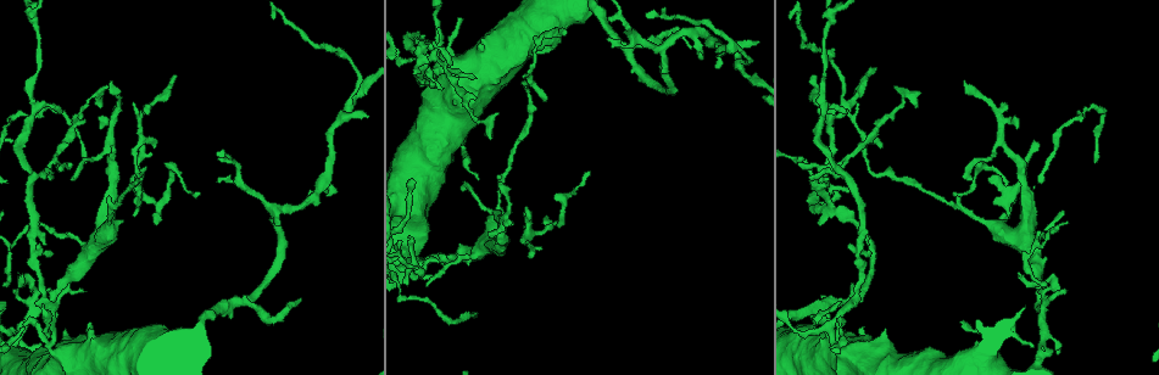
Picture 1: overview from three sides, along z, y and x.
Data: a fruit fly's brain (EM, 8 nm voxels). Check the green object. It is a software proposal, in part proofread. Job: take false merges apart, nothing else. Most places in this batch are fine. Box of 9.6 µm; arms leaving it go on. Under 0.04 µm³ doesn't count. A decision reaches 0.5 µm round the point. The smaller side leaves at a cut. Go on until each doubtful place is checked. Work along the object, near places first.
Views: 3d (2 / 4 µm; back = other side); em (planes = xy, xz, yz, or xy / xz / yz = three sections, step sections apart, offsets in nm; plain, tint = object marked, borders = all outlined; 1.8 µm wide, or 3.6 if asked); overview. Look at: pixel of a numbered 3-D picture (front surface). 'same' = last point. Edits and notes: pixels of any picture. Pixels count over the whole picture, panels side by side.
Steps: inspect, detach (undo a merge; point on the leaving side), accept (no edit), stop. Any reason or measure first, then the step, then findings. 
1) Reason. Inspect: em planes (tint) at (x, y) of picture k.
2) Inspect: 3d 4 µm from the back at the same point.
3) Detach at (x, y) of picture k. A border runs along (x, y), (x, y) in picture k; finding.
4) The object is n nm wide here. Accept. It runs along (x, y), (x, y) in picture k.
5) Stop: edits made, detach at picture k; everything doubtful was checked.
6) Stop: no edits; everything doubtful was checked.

Sharp bend. Inspect: em 3.6 µm planes (borders) at (850, 352) of picture 1.

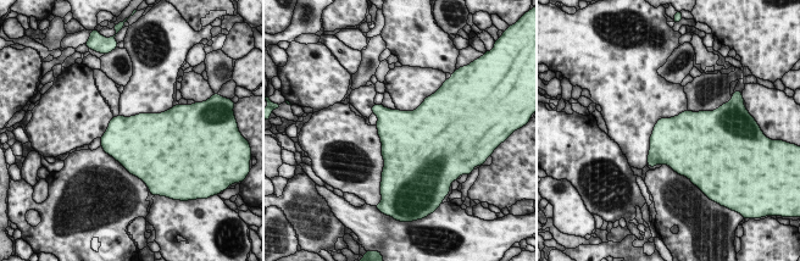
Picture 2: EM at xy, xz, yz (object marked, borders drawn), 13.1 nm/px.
Accept. All the same neuron.

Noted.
Arms part here. Inspect: 3d 2 µm at (237, 303) of picture 1.

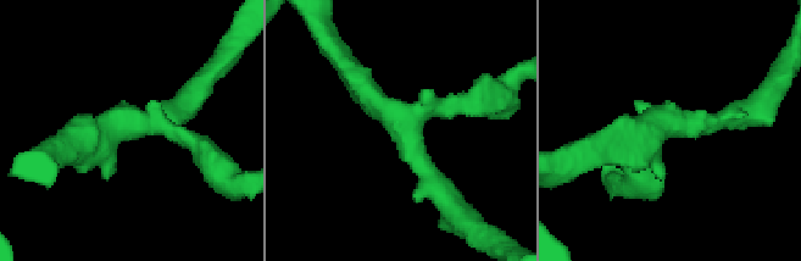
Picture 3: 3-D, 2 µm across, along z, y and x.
3 arms meet here; the arms are 200, 220, 240 nm wide; need the tissue. Inspect: em yz step 8 (tint) at (396, 122) of picture 3.

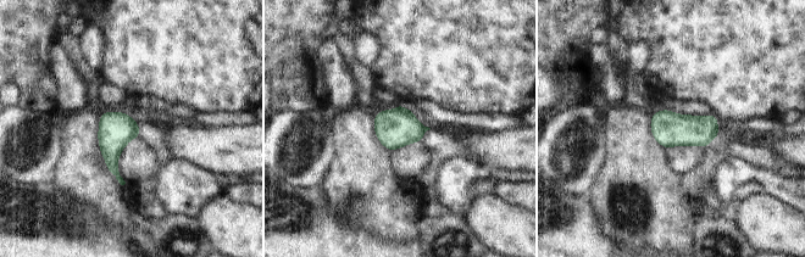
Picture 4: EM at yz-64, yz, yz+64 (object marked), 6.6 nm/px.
Inspect: em planes (tint) at the same point.

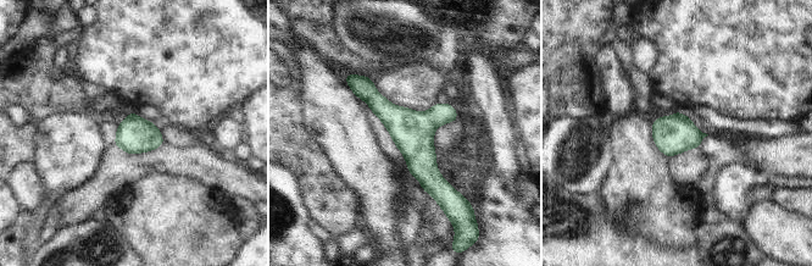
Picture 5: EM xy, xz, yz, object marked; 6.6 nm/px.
Accept. It runs along (357, 78), (415, 139), (443, 195) in picture 5; all the same neuron.

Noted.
Abrupt turn. Inspect: 3d 2 µm at (155, 204) of picture 1.

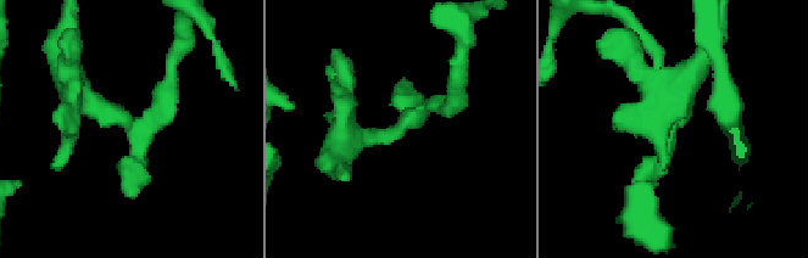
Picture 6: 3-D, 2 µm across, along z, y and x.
Need the tissue. Inspect: em 3.6 µm planes (tint) at (130, 122) of picture 6.

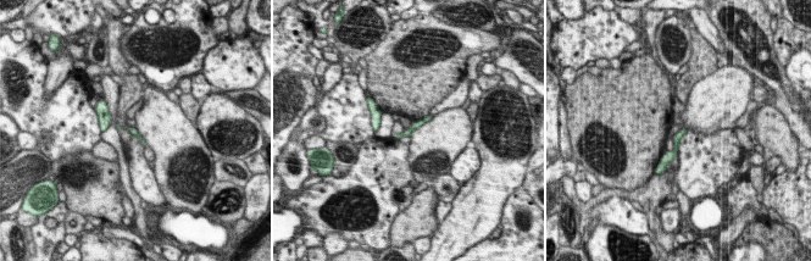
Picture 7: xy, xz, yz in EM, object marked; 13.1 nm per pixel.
Accept. It runs along (429, 117), (406, 133), (393, 135) in picture 7; all the same neuron.

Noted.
A fork. Inspect: em xy step 4 (plain) at (32, 176) of picture 1.

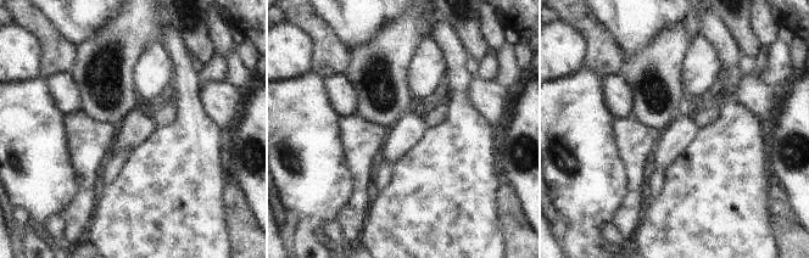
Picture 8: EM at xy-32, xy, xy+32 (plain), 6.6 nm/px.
Inspect: em xy step 4 (tint) at the same point.

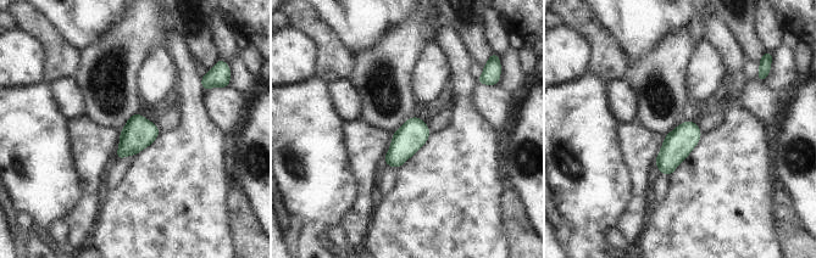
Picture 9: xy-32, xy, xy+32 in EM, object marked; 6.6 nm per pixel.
Accept. One neuron here.

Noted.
Sharp bend. Inspect: em planes (tint) at (838, 320) of picture 1.

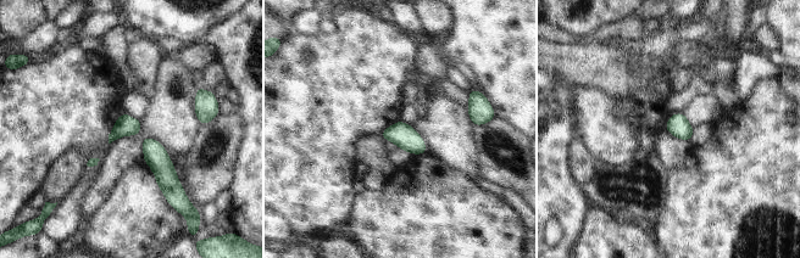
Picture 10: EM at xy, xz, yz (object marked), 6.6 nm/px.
Accept. All the same neuron.

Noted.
Inspect: em 3.6 µm xy step 16 (plain) at (350, 104) of picture 1.

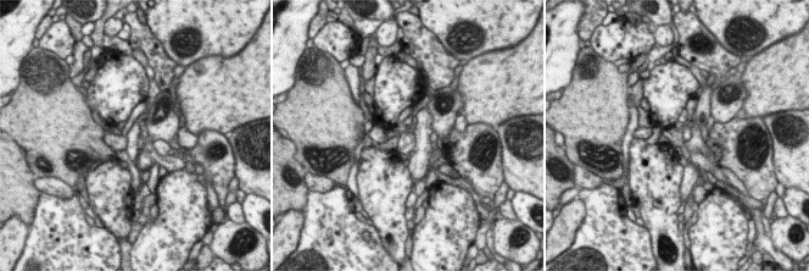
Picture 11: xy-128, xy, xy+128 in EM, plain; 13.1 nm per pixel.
With the object marked. Inspect: em 3.6 µm xy step 16 (tint) at the same point.

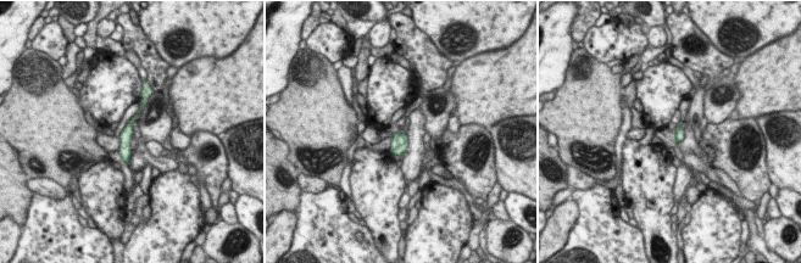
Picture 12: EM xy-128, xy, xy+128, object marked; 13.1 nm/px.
The object is 130 nm wide here. Accept. It runs along (128, 127), (124, 136), (124, 160) in picture 12; all the same neuron.

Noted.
Stop: no edits; everything doubtful was checked.

